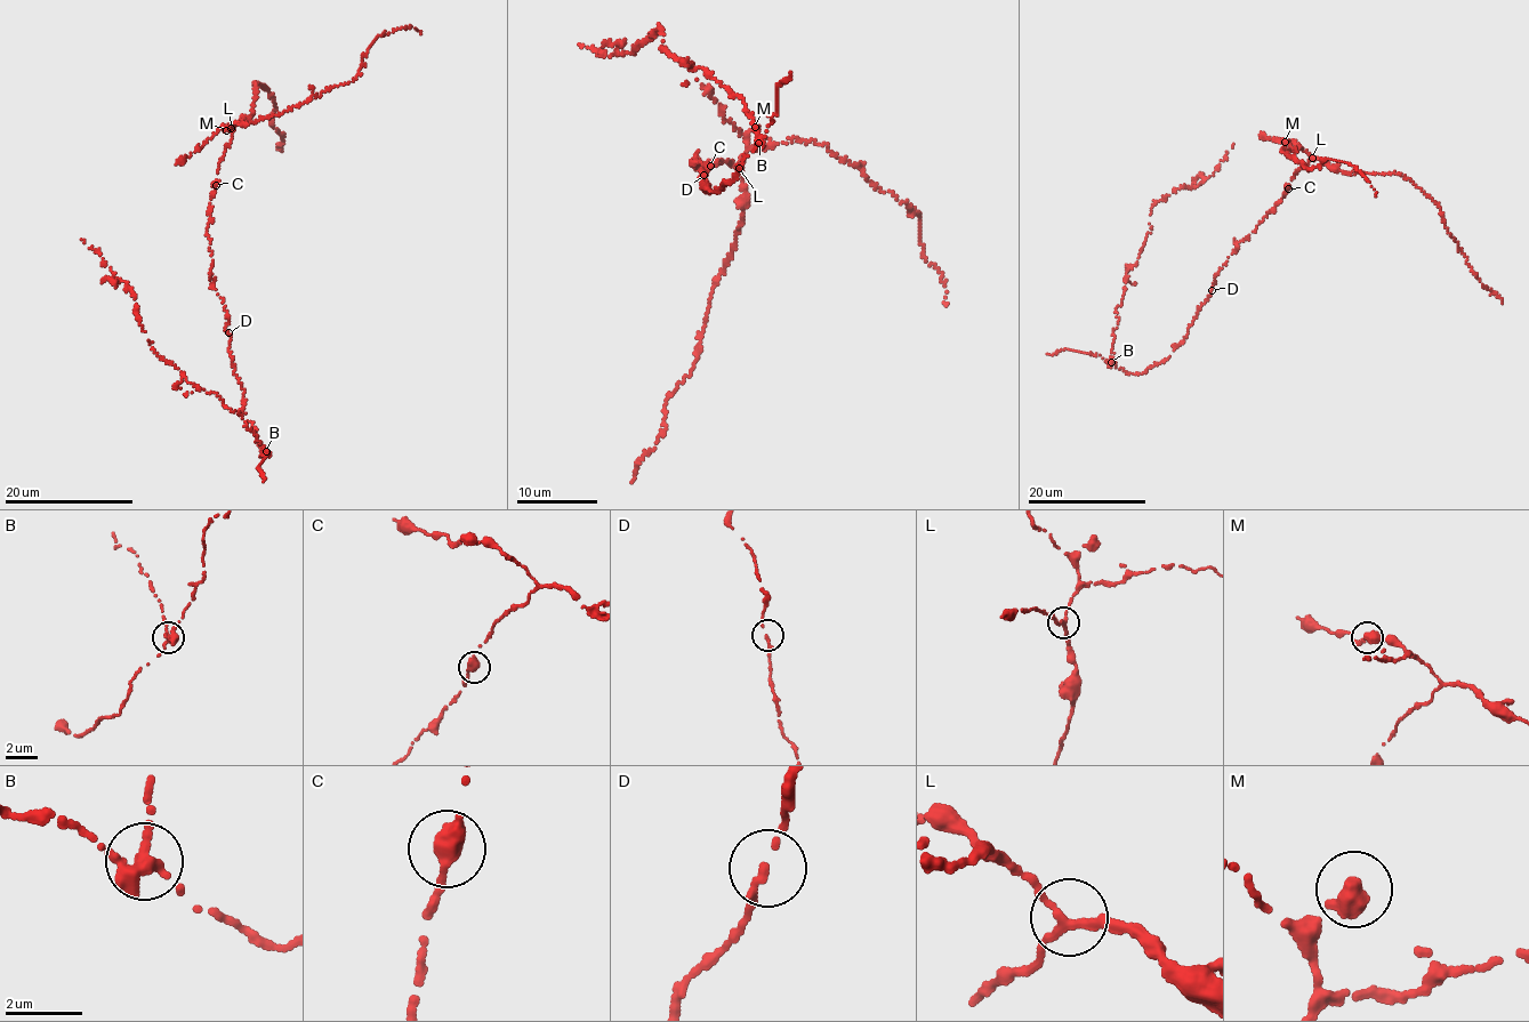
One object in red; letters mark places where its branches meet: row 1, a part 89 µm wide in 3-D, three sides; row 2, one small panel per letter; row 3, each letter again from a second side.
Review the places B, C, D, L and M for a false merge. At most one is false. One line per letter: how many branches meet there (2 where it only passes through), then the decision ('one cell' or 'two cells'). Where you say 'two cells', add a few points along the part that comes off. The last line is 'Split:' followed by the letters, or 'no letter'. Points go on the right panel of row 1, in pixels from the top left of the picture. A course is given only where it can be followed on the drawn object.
B: branches 2; two cells; course (1111, 362), (1126, 273), (1137, 263), (1150, 232), (1148, 224), (1152, 206), (1177, 188), (1199, 185), (1233, 144)
C: branches 1; one cell
D: branches 2; one cell
L: branches 3; one cell
M: branches 1; one cell
Split: B

